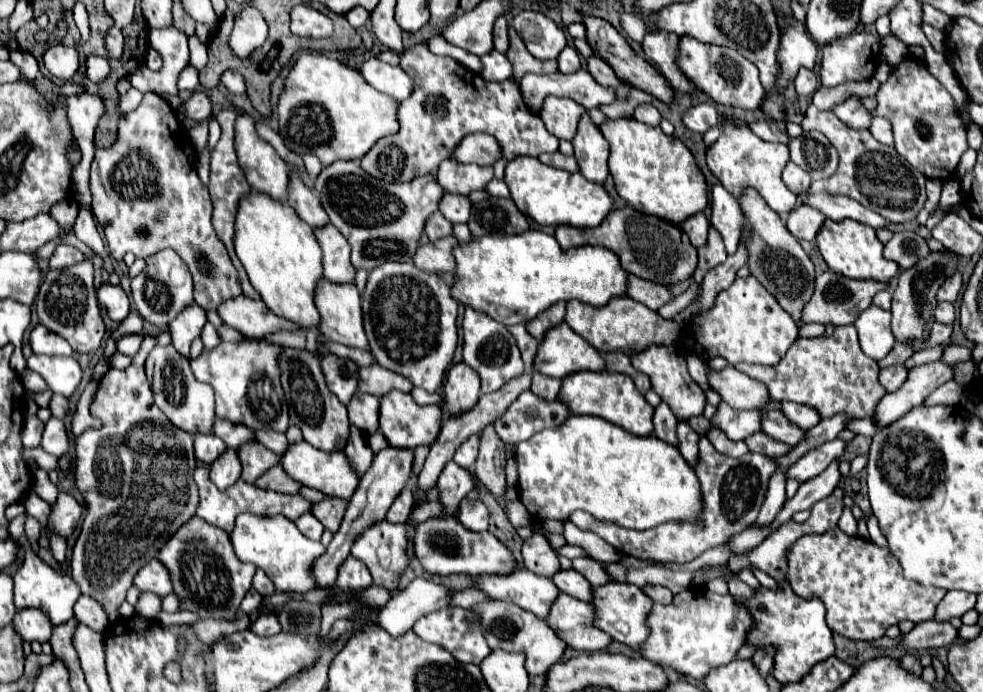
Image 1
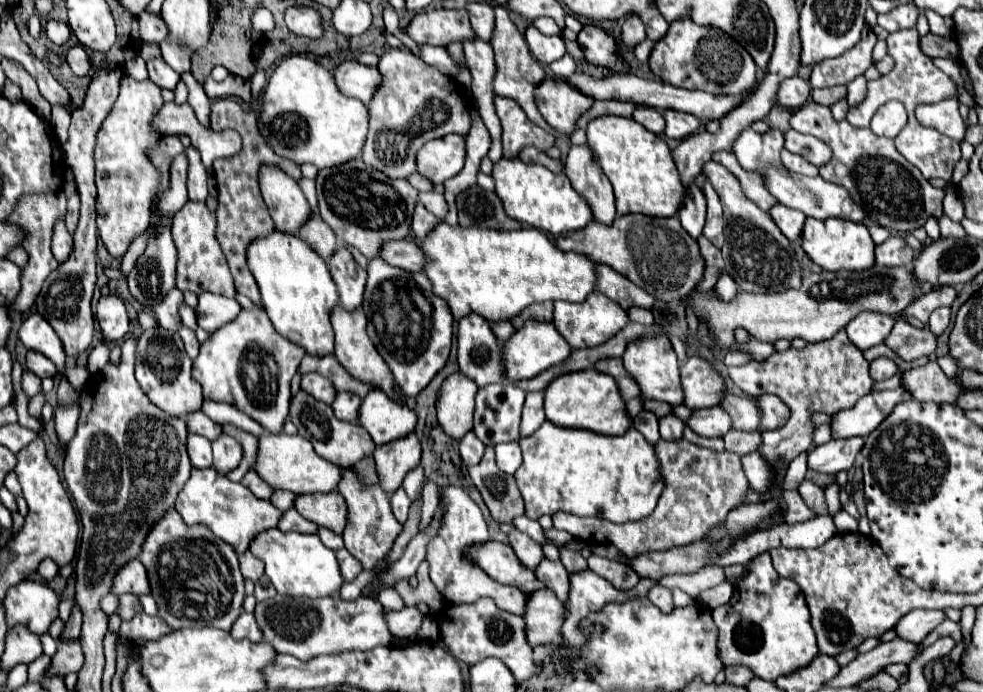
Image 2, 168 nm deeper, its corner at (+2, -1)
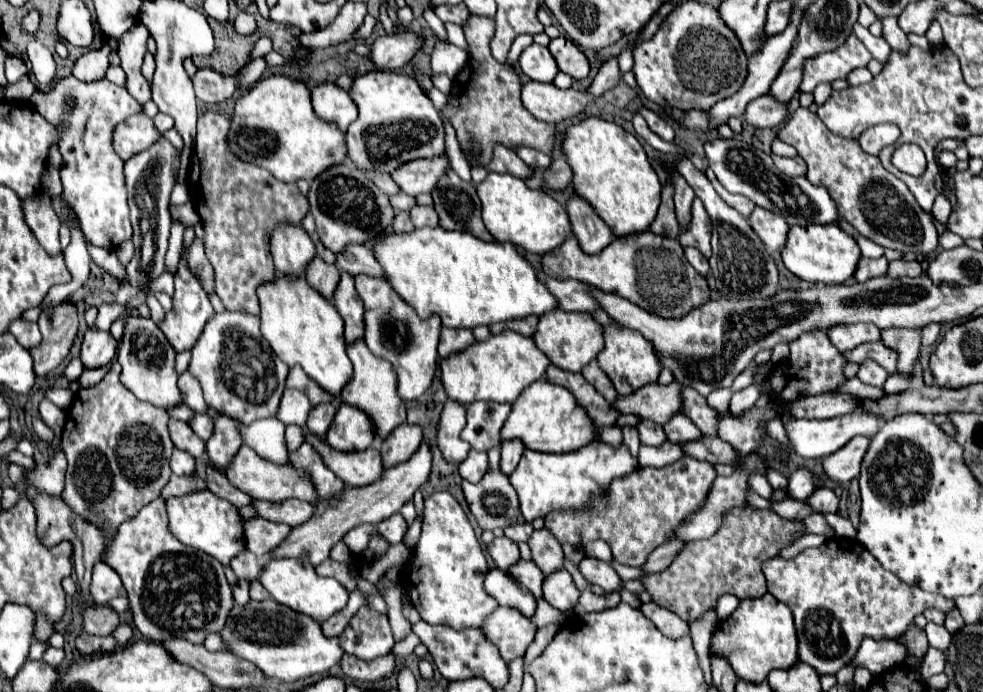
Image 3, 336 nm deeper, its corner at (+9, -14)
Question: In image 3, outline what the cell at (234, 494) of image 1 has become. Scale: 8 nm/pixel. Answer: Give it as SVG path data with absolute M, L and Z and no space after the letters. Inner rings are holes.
M198 490L180 498L168 498L166 512L168 512L168 530L172 530L172 536L176 536L182 544L190 548L208 552L222 564L230 564L230 560L244 550L244 530L242 530L244 520L240 518L238 510L232 504L214 496L210 490Z

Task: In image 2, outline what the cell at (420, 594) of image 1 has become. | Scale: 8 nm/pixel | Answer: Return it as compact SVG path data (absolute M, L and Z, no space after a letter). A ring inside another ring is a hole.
M275 595L273 599L261 601L255 607L255 617L263 629L265 641L269 641L277 653L295 655L297 659L313 659L317 655L335 655L351 649L367 651L375 645L393 645L397 639L391 635L387 621L387 611L377 603L377 599L359 597L355 601L341 601L335 597L327 599L307 599L291 595Z

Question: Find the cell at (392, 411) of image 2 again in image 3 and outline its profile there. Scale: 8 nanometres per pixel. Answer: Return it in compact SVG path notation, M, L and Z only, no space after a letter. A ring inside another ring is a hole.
M340 404L332 426L328 428L324 440L330 448L340 452L352 452L352 450L366 450L374 442L374 432L370 418L356 410L354 406Z

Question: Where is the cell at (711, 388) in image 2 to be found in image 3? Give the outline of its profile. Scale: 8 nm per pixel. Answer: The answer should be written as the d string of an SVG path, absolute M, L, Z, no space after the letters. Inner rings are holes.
M676 382L668 386L648 384L632 392L632 396L618 396L618 400L612 402L612 408L618 414L634 414L638 418L664 424L672 414L682 410L680 386Z

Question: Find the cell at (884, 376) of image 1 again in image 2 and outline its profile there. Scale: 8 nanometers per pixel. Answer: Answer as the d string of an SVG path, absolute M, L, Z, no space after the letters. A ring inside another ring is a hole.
M885 357L875 359L871 363L871 377L873 377L873 381L883 381L887 377L893 377L897 371L899 371L897 365L891 359L885 359Z

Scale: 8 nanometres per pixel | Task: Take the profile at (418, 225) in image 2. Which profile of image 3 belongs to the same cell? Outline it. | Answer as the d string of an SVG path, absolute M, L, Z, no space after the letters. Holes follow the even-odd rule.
M396 212L392 226L394 226L394 232L412 232L414 230L414 226L408 218L408 212Z

